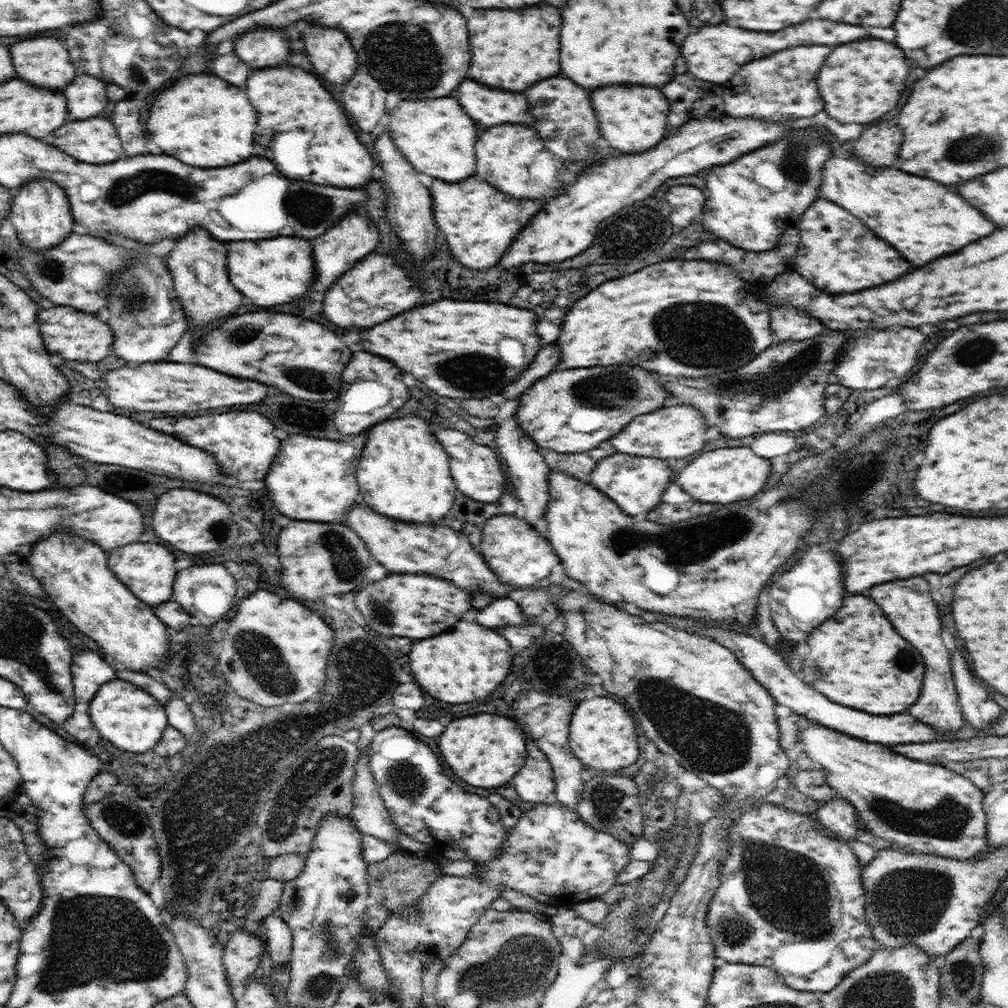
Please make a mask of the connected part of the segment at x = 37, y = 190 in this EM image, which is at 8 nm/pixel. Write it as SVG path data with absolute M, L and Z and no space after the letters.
M46 179L36 180L36 182L24 184L24 188L19 188L18 194L12 200L7 219L12 222L16 239L19 240L22 248L28 248L34 253L62 244L72 233L75 222L68 204L67 193L58 184Z

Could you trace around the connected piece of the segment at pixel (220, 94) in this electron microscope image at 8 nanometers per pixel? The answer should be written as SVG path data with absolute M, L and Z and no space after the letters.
M190 74L156 96L146 130L158 148L184 164L200 168L232 166L254 154L256 110L242 88L214 74Z

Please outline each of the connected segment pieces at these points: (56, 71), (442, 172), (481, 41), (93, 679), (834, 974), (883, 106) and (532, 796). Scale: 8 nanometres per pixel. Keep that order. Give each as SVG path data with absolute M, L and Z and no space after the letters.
M36 38L12 44L12 62L18 76L37 87L63 91L75 79L69 50L58 38Z
M457 98L435 99L400 99L398 104L387 114L388 127L396 148L406 157L406 160L423 177L438 179L456 184L475 175L475 144L480 132L476 132L476 121L458 104Z
M546 2L522 10L474 10L468 18L472 56L467 77L492 88L524 92L532 84L556 76L560 72L560 28L560 12Z
M76 651L76 654L72 655L70 670L77 709L86 711L96 696L96 690L100 690L108 680L117 678L117 672L106 662L105 657L93 651Z
M780 797L770 798L766 802L752 807L748 811L736 813L729 828L729 849L725 861L720 869L720 886L716 889L710 901L706 924L714 944L715 955L719 962L728 961L736 964L753 964L761 967L770 967L785 980L789 987L801 991L810 991L817 994L830 992L842 982L845 976L854 969L862 966L880 948L881 944L872 938L872 927L868 924L865 915L865 888L863 887L861 865L852 848L844 840L834 840L820 832L815 827L815 821L808 816L801 806Z
M878 38L838 46L830 52L828 60L818 72L818 90L826 102L824 110L830 114L830 118L836 118L842 124L872 122L896 106L902 90L906 88L908 72L904 52Z
M526 738L526 746L528 746L528 760L526 764L520 768L520 772L512 778L512 784L522 801L531 803L544 803L551 792L555 792L555 780L553 768L550 761L546 758L544 752L538 750L538 746L534 744L532 738Z

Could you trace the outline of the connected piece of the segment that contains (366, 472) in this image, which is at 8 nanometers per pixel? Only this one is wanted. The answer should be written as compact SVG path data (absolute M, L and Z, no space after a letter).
M408 416L378 424L367 436L364 454L360 457L355 475L360 486L360 502L370 510L381 515L396 518L404 523L436 523L442 521L444 514L452 508L456 486L450 476L448 454L430 430L430 424L420 416Z

